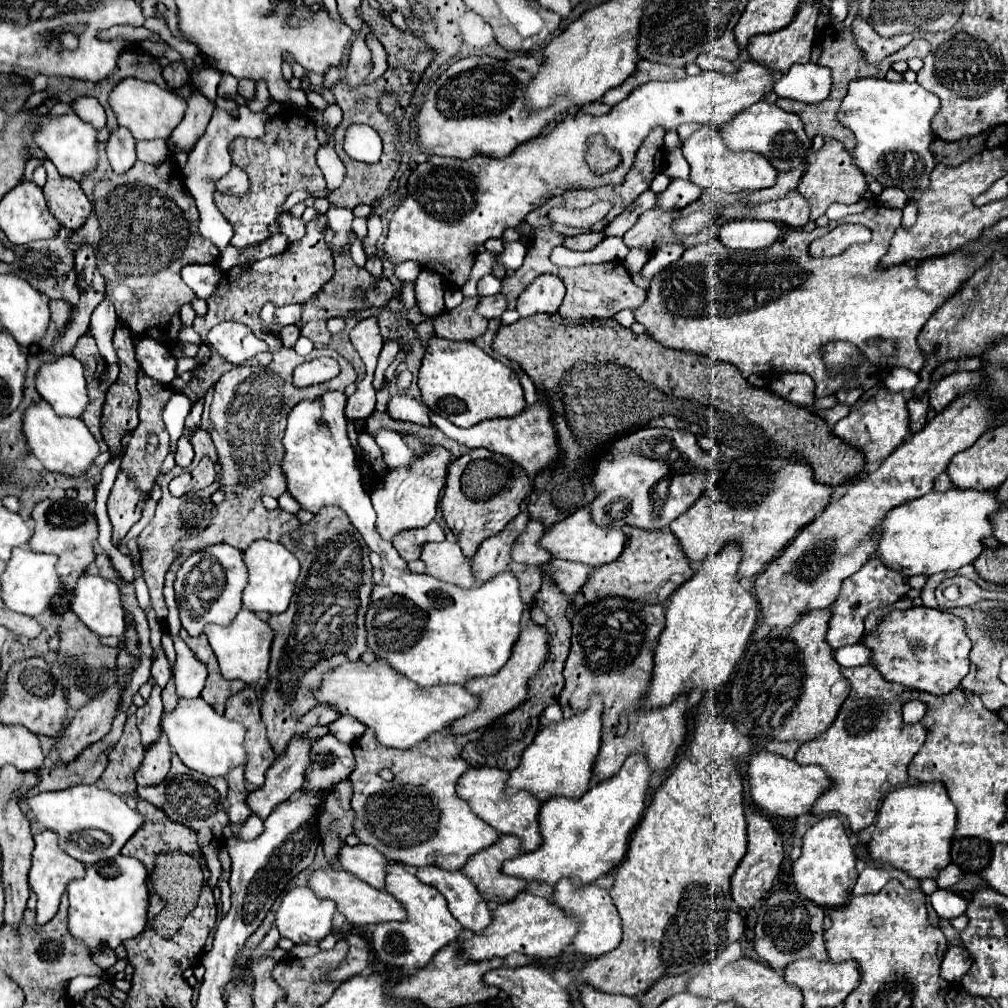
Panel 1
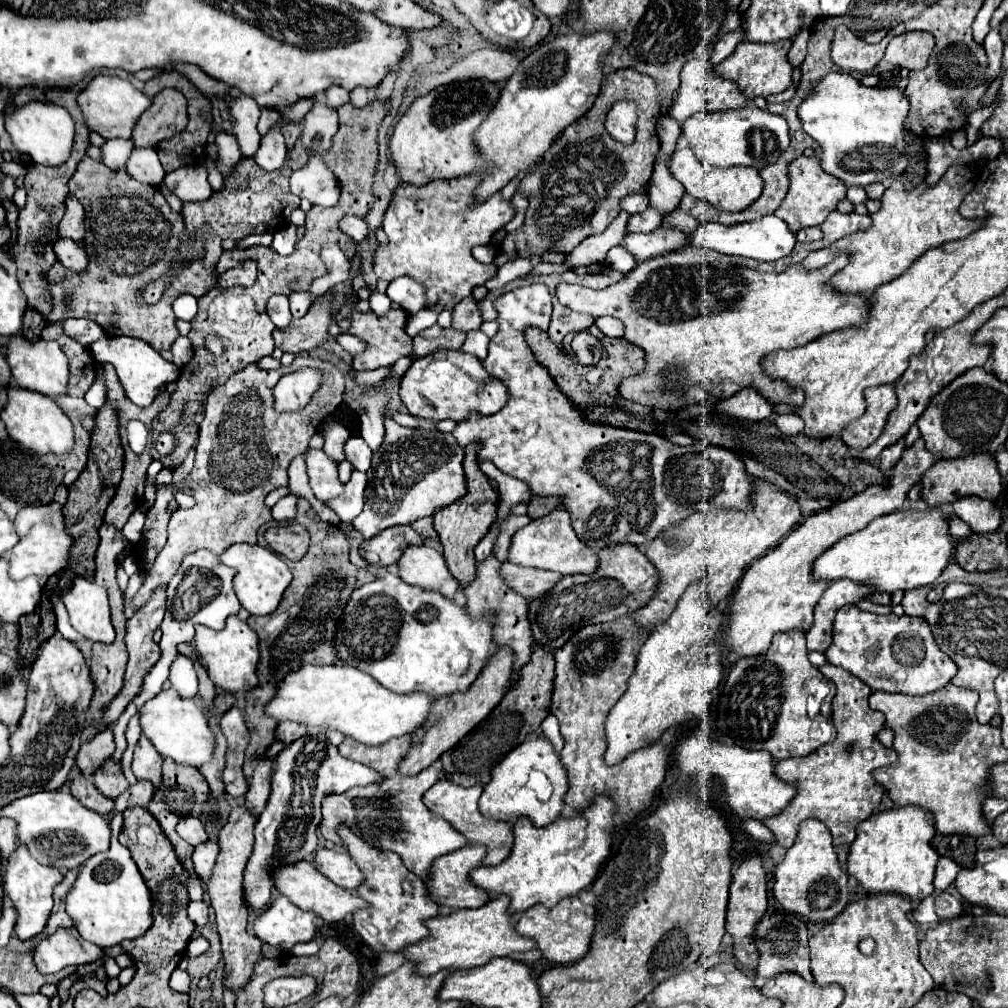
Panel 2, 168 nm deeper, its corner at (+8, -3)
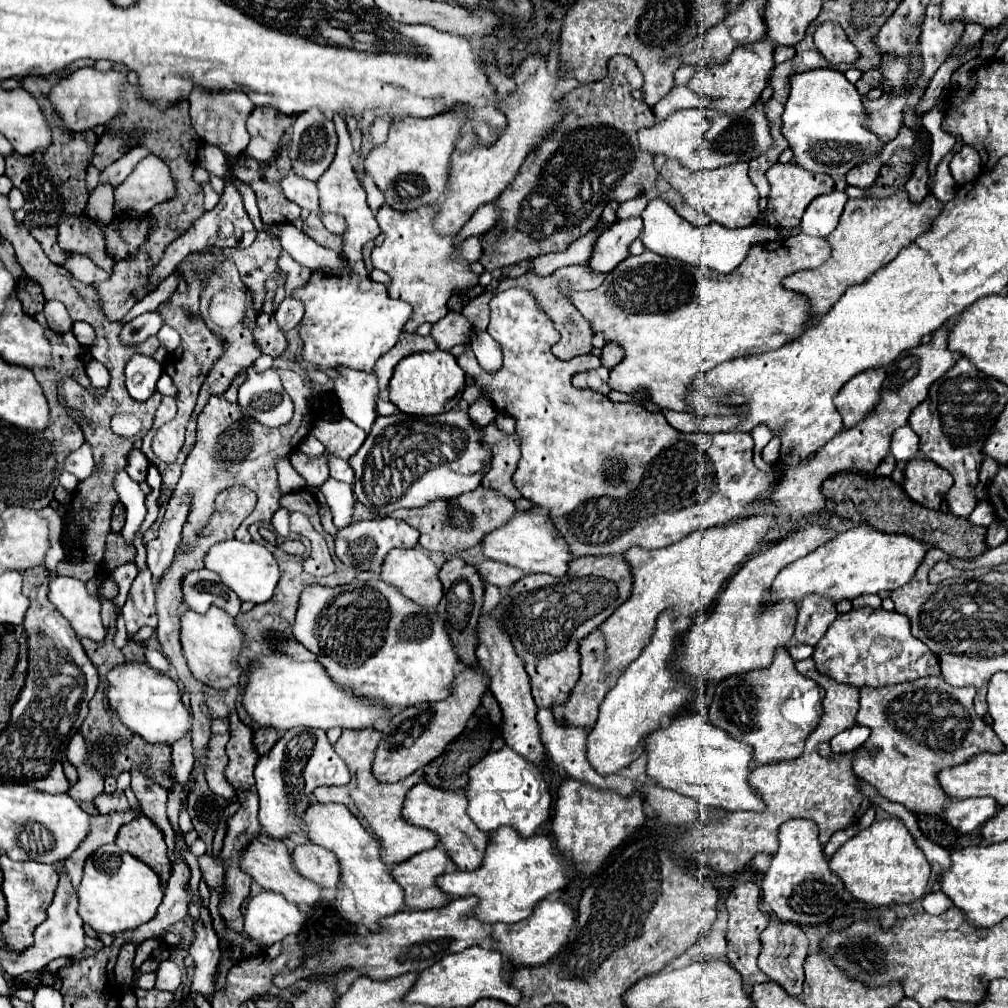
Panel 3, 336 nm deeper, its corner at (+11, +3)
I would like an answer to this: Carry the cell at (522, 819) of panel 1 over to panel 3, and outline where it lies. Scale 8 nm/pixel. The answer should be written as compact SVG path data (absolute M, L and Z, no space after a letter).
M422 780L408 792L402 814L406 816L406 820L410 820L410 824L418 824L422 828L436 830L440 836L440 844L444 848L450 848L450 852L454 852L454 864L460 870L476 870L484 860L484 852L490 844L490 834L482 832L470 820L470 816L466 814L466 806L468 806L468 798L462 790L448 792L442 788L432 788L432 784Z

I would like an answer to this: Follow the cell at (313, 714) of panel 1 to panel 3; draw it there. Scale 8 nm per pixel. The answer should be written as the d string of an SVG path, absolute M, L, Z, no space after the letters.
M256 728L254 730L254 748L258 754L266 754L272 750L272 746L280 740L280 734L276 728Z

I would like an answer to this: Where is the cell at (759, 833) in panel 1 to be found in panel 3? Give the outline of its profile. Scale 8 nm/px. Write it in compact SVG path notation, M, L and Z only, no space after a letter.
M742 882L730 890L726 900L728 906L728 960L730 964L742 974L744 984L752 986L758 982L768 982L770 978L758 968L758 954L760 954L760 932L768 924L768 916L760 910L760 888L754 882Z

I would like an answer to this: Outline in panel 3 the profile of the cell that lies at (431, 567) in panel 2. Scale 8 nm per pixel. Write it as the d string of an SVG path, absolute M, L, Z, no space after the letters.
M414 546L392 550L382 564L380 578L394 584L414 602L436 608L444 596L438 572L440 568L432 562L430 554L420 546Z

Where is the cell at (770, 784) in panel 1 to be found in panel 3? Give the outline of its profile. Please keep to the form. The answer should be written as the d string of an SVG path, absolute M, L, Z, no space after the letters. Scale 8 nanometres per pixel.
M678 716L668 728L658 728L646 738L648 766L646 774L662 788L670 788L684 796L698 798L706 806L720 806L726 810L754 810L766 808L764 800L748 784L748 776L754 768L752 748L742 744L708 724L702 716Z

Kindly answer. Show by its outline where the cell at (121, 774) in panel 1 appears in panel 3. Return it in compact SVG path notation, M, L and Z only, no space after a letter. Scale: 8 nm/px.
M116 790L112 794L102 792L94 800L94 804L96 804L96 808L98 808L100 814L108 814L108 812L118 812L118 810L128 810L130 808L130 804L128 804L128 800L126 800L126 796L124 796L122 790Z

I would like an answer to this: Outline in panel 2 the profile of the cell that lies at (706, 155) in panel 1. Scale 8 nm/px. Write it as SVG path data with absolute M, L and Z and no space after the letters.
M689 146L675 150L675 154L669 162L669 172L673 174L673 178L677 178L685 186L687 194L711 204L713 208L717 208L721 212L741 212L741 210L749 208L763 192L763 182L761 182L757 168L749 168L749 166L713 168L713 166L701 164Z

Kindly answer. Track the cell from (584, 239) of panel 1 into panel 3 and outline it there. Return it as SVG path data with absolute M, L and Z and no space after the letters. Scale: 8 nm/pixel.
M526 260L526 262L520 262L518 266L514 264L514 266L506 266L506 268L502 268L502 274L508 276L508 278L516 278L516 276L524 274L526 270L530 270L530 266L532 266L532 260Z

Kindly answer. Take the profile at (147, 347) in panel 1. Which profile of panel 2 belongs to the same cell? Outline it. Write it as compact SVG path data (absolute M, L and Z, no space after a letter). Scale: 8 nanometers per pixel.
M103 336L95 340L89 346L93 358L101 364L113 364L119 382L123 382L123 390L129 396L129 400L137 406L149 406L159 392L165 390L169 382L175 382L179 378L179 368L173 362L167 362L161 358L159 352L155 352L147 342L141 342L139 338L127 338L127 336Z

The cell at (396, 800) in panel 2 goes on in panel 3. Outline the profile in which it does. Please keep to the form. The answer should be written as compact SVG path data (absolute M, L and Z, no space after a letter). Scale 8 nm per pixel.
M374 728L358 730L358 732L344 730L340 740L334 744L334 750L348 764L352 780L346 786L322 786L322 788L316 788L314 796L316 796L316 800L320 804L330 804L330 802L344 804L364 824L364 828L370 830L378 838L378 842L382 846L382 860L388 866L392 866L392 864L402 864L404 860L412 858L418 852L424 852L424 850L430 850L430 848L438 846L440 838L438 838L436 832L432 832L428 828L414 826L414 824L406 822L404 816L402 816L406 792L422 780L420 774L414 772L412 776L408 776L408 778L404 778L400 782L394 782L394 784L378 782L374 778L372 762L374 762L376 748L378 748L380 740L382 740L382 732L378 732Z

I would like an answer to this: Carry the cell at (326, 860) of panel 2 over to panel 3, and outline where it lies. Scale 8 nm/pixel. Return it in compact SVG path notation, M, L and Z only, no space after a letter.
M304 844L296 846L292 850L294 856L294 866L302 876L314 880L316 884L324 888L336 888L340 880L340 862L338 858L316 844Z

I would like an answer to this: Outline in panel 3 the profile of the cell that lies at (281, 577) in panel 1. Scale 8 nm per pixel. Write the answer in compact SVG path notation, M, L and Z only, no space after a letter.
M236 538L214 544L204 558L204 566L218 572L222 576L222 582L228 588L232 588L242 602L252 602L252 604L262 604L270 600L280 578L278 562L270 550L266 550L262 544L256 544L256 542L244 544Z

